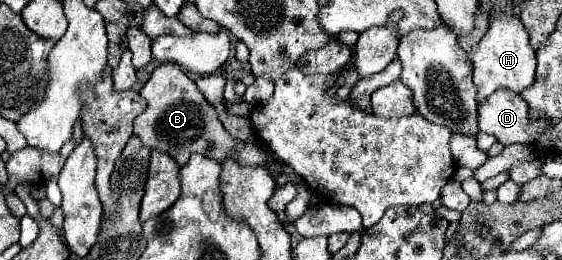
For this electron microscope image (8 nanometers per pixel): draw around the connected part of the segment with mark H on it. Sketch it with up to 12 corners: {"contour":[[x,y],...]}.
{"contour":[[493,16],[469,52],[481,104],[535,82],[535,52],[517,16]]}

